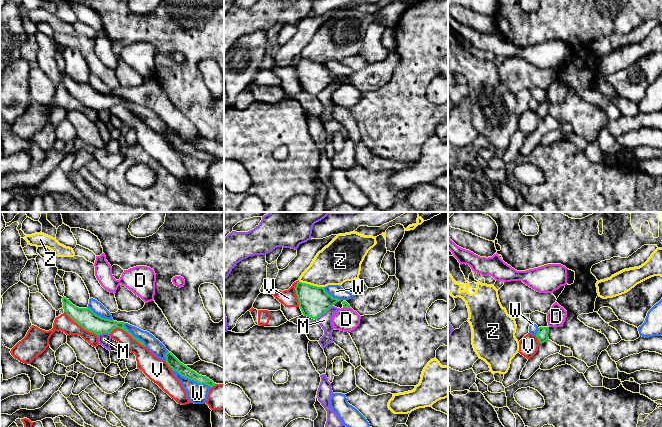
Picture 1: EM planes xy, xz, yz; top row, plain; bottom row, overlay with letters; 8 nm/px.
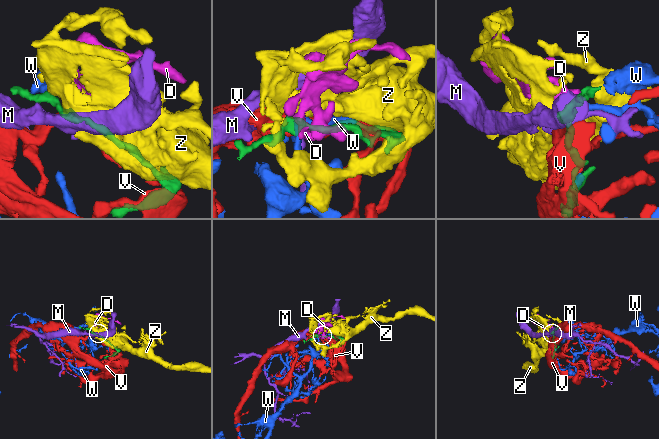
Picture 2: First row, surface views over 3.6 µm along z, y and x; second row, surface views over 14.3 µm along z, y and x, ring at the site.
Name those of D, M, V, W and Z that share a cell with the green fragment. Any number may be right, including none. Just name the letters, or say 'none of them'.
none of them

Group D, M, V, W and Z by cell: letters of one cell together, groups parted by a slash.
D Z / M / V / W

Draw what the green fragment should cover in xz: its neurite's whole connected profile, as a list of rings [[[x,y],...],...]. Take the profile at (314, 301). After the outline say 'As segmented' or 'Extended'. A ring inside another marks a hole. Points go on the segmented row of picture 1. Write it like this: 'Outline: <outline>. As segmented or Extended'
Outline: [[[297,282],[295,291],[303,315],[315,320],[334,304],[341,301],[329,295],[324,287],[317,287],[302,282]]]. As segmented

